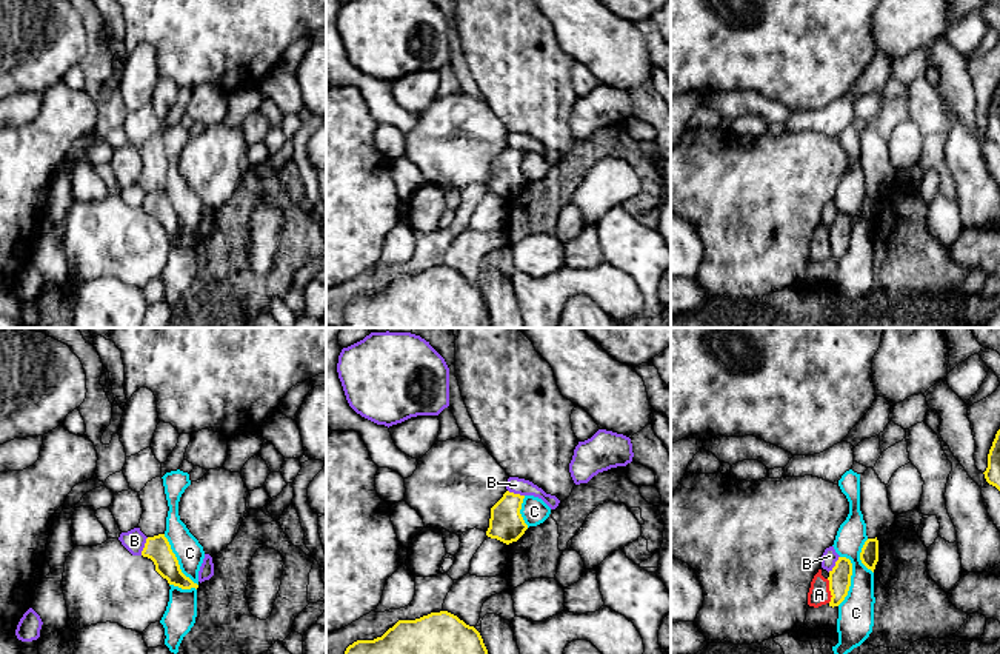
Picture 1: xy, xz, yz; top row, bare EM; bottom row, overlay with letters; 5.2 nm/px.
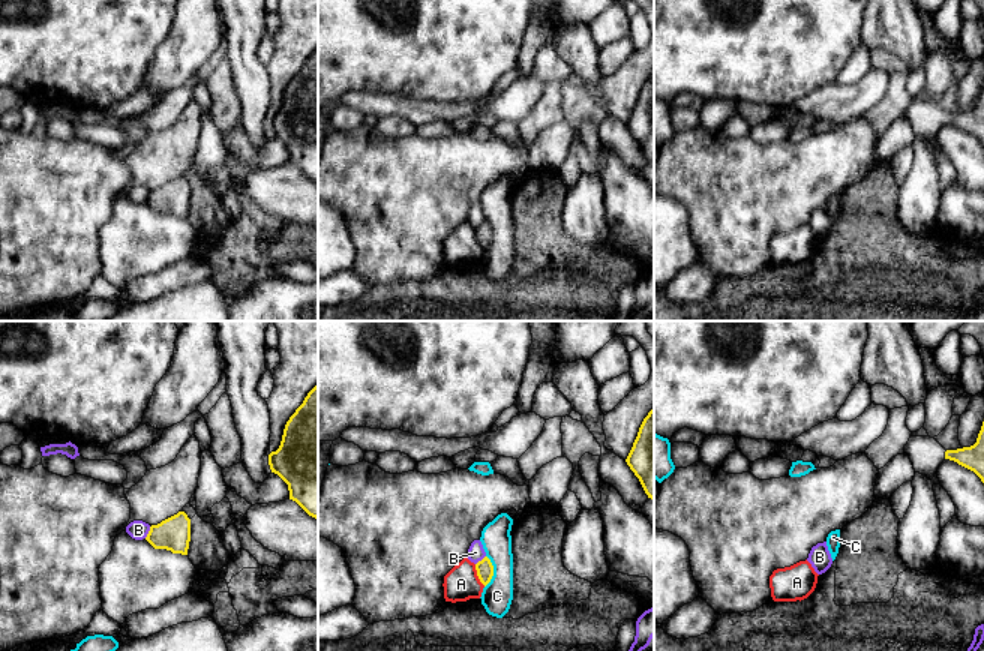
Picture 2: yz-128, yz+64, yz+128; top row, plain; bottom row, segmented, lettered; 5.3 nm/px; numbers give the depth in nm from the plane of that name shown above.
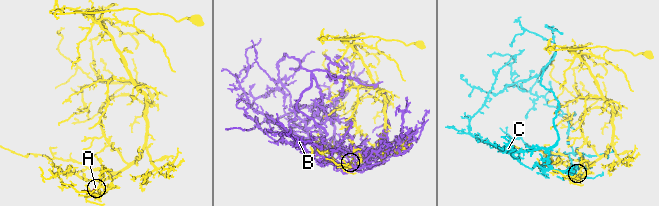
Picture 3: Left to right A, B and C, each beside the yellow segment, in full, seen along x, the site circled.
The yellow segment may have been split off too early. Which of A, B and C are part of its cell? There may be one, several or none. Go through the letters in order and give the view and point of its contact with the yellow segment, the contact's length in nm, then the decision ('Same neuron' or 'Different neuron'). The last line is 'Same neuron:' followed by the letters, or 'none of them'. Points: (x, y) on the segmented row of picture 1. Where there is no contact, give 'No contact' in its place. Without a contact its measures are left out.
A: Touches yellow at yz (830, 590). Shared border 130 nm. Different neuron
B: Touches yellow at xy (145, 547). Shared border 100 nm. Different neuron
C: Touches yellow at yz (850, 580). Shared border 260 nm. Different neuron
Same neuron: none of them

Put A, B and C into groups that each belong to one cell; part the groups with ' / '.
A / B / C

